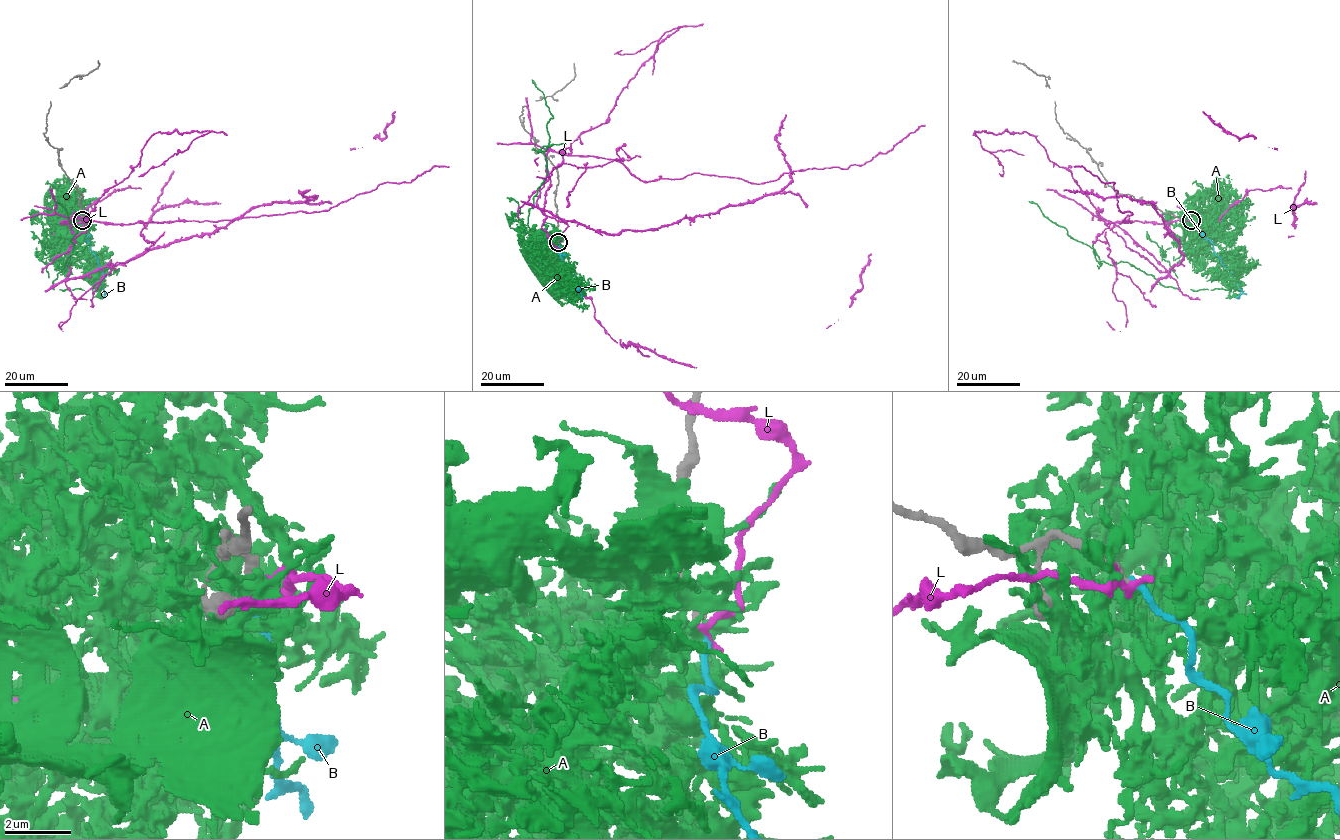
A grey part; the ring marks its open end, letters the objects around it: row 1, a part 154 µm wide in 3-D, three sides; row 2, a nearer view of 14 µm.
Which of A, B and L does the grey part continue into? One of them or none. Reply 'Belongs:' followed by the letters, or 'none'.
Belongs: B

